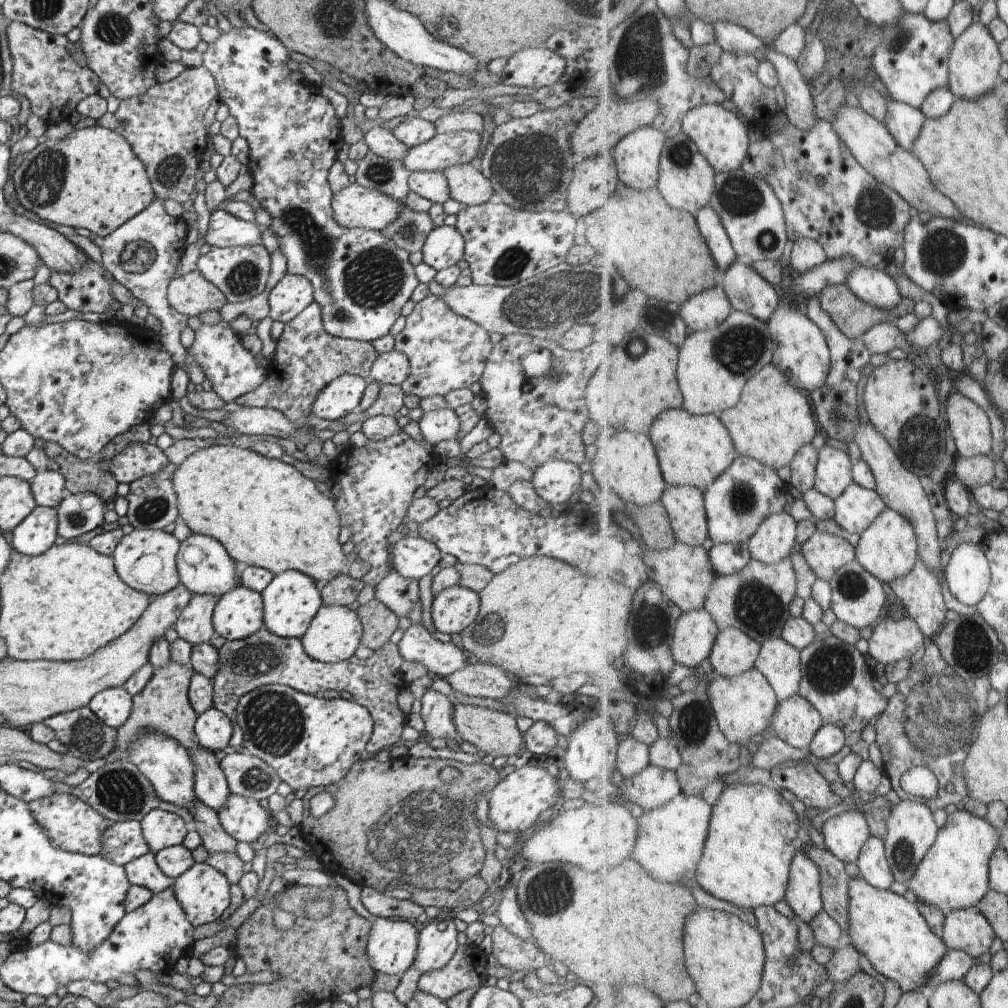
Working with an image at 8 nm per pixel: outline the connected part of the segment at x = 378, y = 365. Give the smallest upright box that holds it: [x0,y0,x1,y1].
[368,349,409,385]

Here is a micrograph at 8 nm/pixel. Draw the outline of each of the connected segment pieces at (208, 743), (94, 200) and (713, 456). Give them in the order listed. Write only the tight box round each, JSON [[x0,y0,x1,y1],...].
[[194,708,234,751],[12,122,156,238],[650,407,741,490]]

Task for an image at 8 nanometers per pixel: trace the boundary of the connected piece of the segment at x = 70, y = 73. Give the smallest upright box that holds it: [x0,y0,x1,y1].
[6,21,103,127]

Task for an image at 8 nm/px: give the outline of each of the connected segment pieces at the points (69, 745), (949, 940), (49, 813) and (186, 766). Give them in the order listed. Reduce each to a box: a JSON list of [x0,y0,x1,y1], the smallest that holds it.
[[42,707,117,760],[943,906,997,958],[28,793,112,855],[128,732,197,814]]

